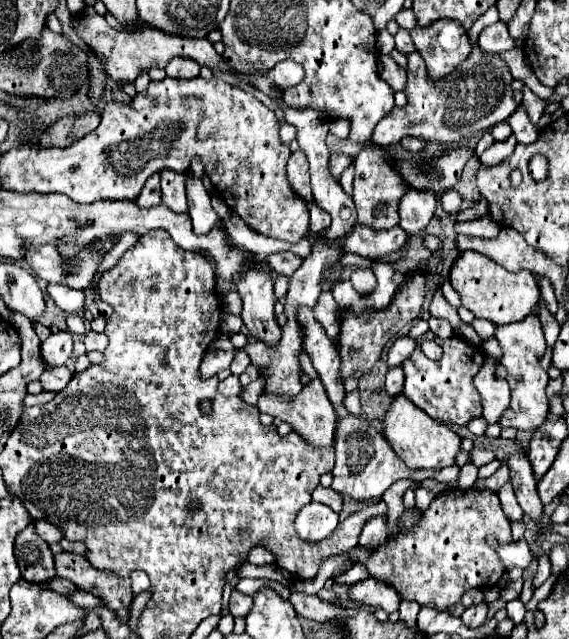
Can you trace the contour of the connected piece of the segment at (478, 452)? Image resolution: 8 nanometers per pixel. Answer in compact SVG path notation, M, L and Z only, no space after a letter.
M473 448L469 454L471 454L471 462L475 466L483 466L483 464L493 460L493 454L489 450L483 450L483 448Z

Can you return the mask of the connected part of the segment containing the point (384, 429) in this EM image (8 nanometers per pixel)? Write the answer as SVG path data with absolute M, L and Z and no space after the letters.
M397 394L391 400L391 404L381 420L381 434L385 436L389 448L393 448L393 452L413 470L451 466L455 462L455 456L461 446L459 436L451 428L447 428L447 424L425 414L421 408L417 408L413 402L409 402L403 394Z

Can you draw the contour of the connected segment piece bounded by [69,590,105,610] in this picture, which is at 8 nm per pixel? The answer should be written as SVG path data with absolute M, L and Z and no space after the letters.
M75 592L73 596L69 596L69 600L71 602L77 602L81 608L85 608L85 610L93 610L93 608L105 608L103 606L103 602L101 600L97 600L95 596L89 596L87 592Z

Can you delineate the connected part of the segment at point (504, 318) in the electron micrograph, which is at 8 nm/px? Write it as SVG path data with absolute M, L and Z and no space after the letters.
M461 252L455 260L449 282L455 288L455 292L461 296L461 302L467 310L475 314L475 318L491 320L493 324L509 324L523 320L533 312L539 304L539 282L531 272L507 272L497 262L485 258L485 254L479 252Z

